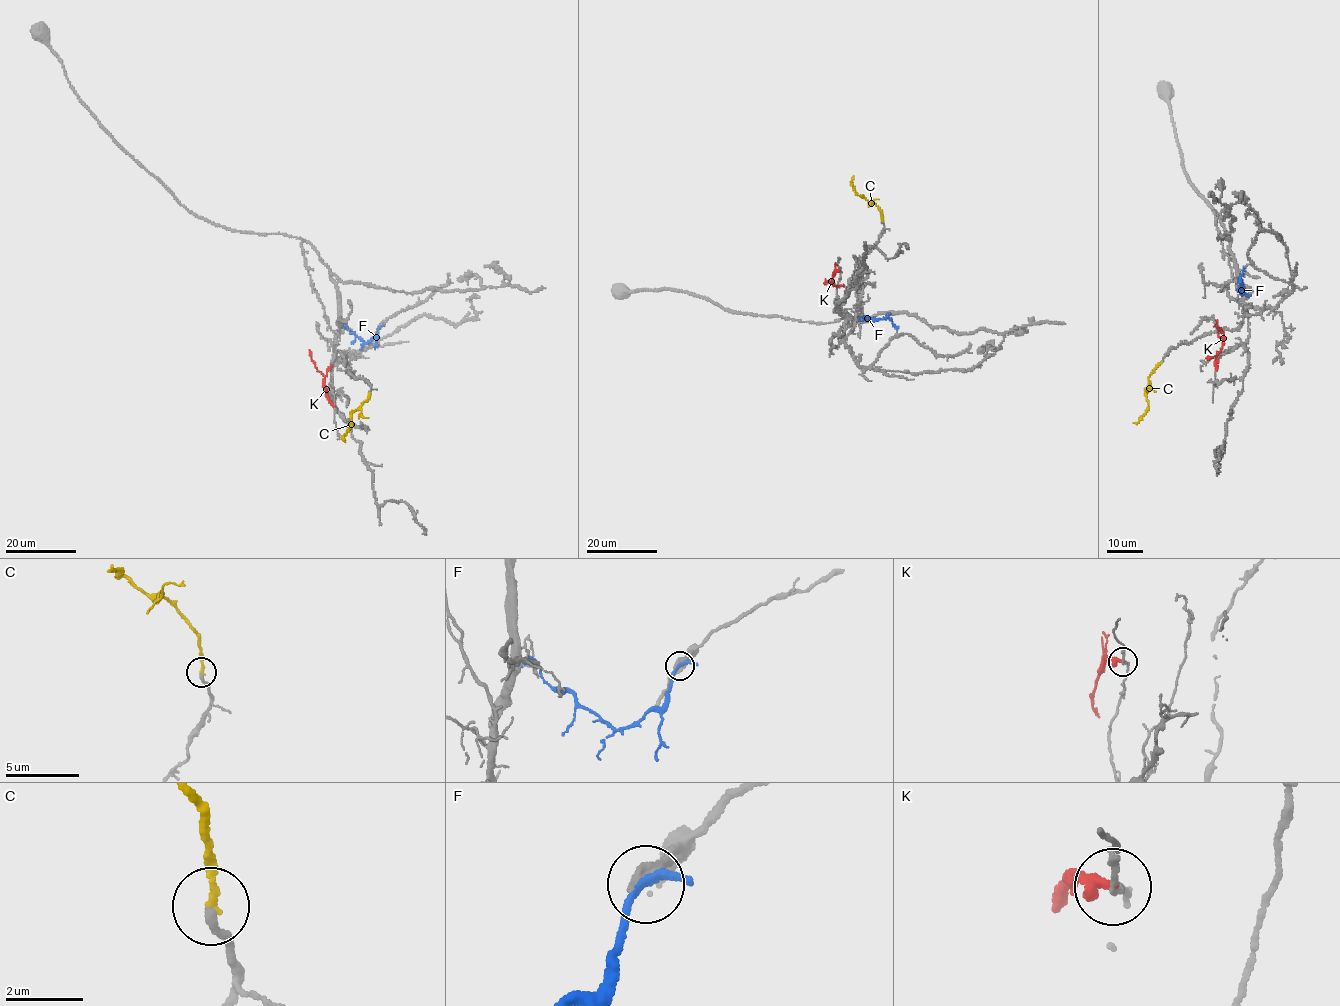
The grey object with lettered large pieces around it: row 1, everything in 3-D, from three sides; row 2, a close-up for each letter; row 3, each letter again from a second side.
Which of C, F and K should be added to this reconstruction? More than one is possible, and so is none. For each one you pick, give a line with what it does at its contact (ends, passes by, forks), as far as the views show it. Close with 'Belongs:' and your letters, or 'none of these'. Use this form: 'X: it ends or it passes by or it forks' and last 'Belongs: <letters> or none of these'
C: it ends
Belongs: C

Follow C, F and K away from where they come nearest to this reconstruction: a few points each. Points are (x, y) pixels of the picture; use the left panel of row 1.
C: (369, 393), (369, 399), (351, 412), (351, 423), (345, 439)
F: (380, 326), (375, 336), (367, 341), (342, 327)
K: (334, 406), (329, 400), (323, 375), (316, 369), (309, 349)

